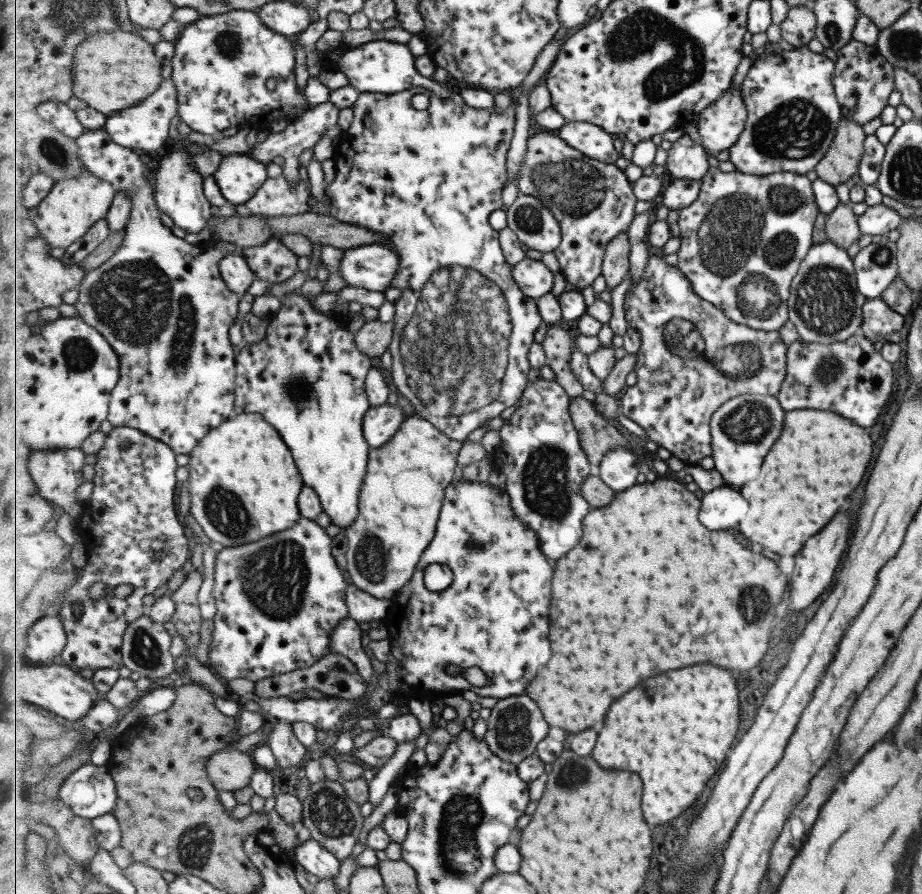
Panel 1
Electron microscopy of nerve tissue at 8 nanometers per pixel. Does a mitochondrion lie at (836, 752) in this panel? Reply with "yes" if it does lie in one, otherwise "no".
no

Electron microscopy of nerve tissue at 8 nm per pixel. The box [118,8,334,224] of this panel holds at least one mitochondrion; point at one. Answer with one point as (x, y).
(228, 44)

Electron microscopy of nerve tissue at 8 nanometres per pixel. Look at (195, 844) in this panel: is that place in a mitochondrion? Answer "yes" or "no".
yes

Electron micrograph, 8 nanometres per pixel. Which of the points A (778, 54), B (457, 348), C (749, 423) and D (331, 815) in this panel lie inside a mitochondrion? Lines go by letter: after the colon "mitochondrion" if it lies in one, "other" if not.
A: other
B: mitochondrion
C: mitochondrion
D: mitochondrion

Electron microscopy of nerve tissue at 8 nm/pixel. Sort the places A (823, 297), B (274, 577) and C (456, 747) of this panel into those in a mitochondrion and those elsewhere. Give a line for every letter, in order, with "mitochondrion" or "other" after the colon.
A: mitochondrion
B: mitochondrion
C: other

